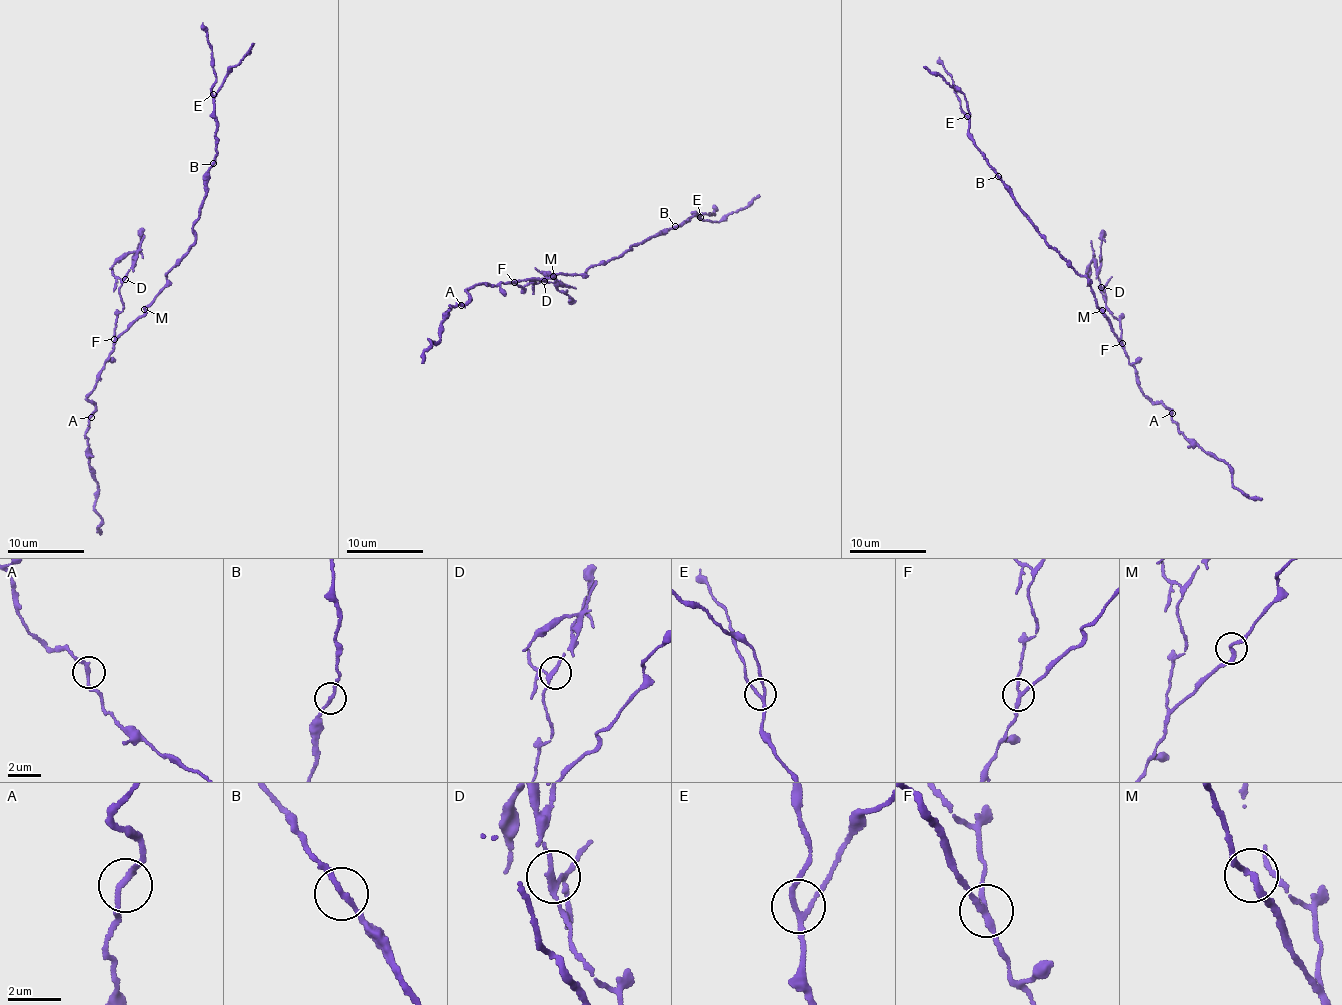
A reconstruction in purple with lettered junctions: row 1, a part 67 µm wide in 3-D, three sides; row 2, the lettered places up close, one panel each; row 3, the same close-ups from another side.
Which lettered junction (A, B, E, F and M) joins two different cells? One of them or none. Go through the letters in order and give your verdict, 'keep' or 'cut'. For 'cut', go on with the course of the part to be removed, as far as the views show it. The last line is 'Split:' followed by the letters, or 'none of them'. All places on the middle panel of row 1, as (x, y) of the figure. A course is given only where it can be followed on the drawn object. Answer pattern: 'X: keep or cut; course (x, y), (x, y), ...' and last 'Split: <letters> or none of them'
A: keep
B: keep
E: keep
F: cut; course (514, 282), (518, 287), (533, 281), (561, 284), (534, 268)
M: keep
Split: F

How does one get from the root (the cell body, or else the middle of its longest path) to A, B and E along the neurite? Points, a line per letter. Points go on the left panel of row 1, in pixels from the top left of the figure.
A: (162, 288), (142, 315), (118, 337), (88, 398), (95, 409), (91, 417)
B: (162, 288), (170, 269), (180, 264), (195, 240), (193, 227), (206, 194), (205, 178), (213, 163)
E: (162, 288), (170, 269), (180, 264), (195, 240), (193, 227), (206, 194), (205, 178), (217, 151), (213, 94)

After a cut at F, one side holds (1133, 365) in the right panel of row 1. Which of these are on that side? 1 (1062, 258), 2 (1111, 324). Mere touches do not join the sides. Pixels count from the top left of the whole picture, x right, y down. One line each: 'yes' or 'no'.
1: yes
2: yes

